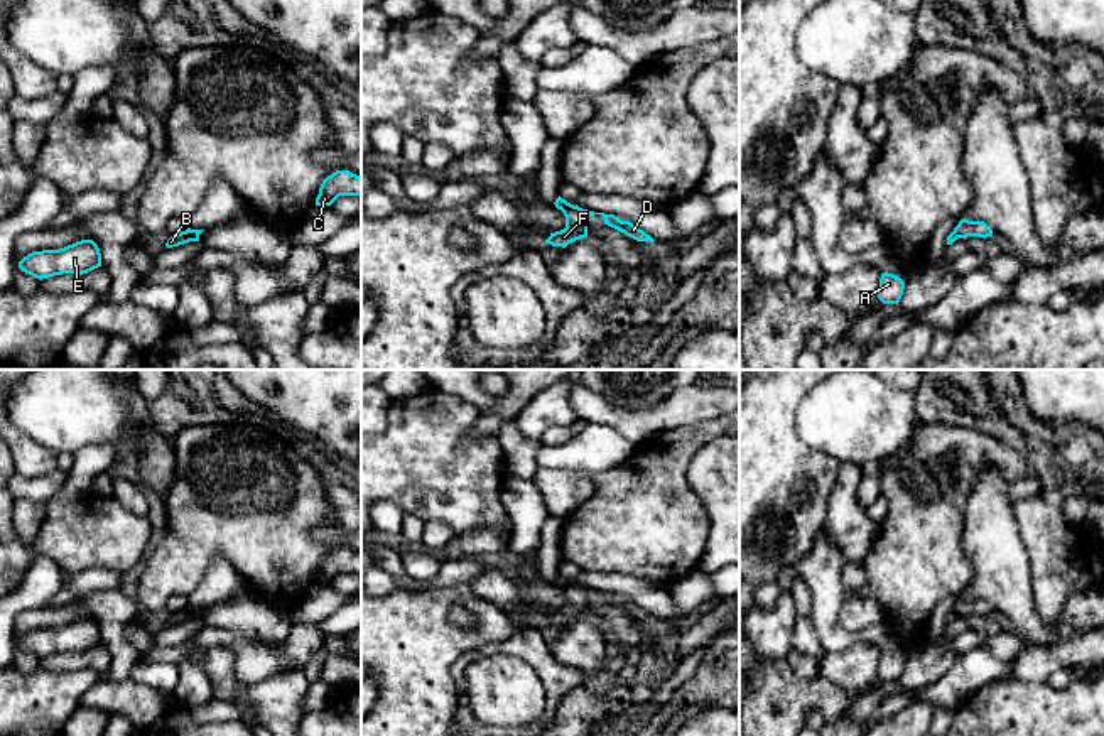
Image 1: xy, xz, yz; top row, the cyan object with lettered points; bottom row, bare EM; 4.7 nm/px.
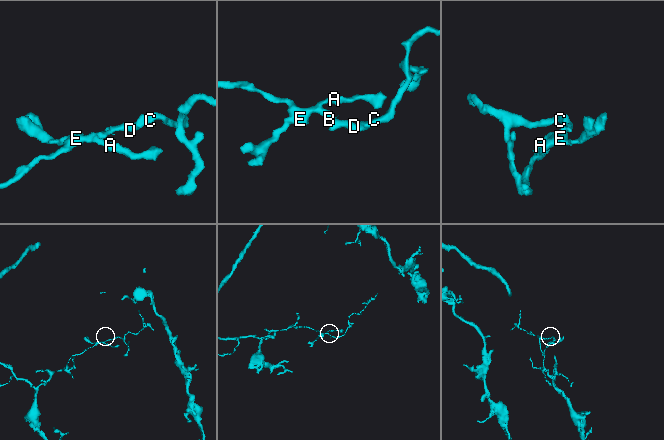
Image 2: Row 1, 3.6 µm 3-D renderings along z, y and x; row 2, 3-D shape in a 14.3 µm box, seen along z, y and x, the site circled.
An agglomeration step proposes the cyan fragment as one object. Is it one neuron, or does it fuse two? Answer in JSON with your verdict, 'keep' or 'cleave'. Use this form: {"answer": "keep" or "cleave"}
{"answer": "cleave"}

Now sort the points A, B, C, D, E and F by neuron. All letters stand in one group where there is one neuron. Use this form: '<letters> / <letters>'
A B E / C D F

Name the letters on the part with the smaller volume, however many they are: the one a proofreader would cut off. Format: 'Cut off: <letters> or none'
Cut off: C, D, F

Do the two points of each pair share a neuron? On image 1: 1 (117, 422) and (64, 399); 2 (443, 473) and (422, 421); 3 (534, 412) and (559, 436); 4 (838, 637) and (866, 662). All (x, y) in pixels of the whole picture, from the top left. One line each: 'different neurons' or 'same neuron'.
1: same neuron
2: same neuron
3: different neurons
4: different neurons

